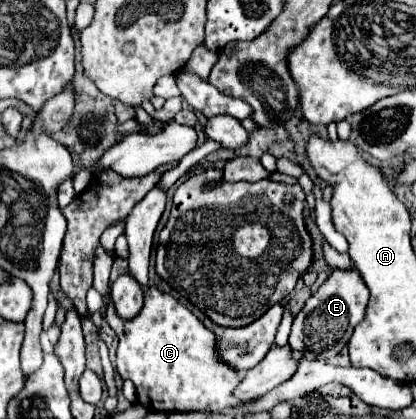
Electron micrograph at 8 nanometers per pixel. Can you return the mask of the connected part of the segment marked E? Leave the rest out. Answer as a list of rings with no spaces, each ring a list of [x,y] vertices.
[[[333,269],[327,281],[315,291],[315,295],[295,315],[293,329],[289,335],[291,349],[303,355],[315,353],[319,355],[319,359],[329,359],[337,355],[345,347],[355,325],[363,319],[367,301],[369,301],[369,289],[359,277],[357,269]]]

